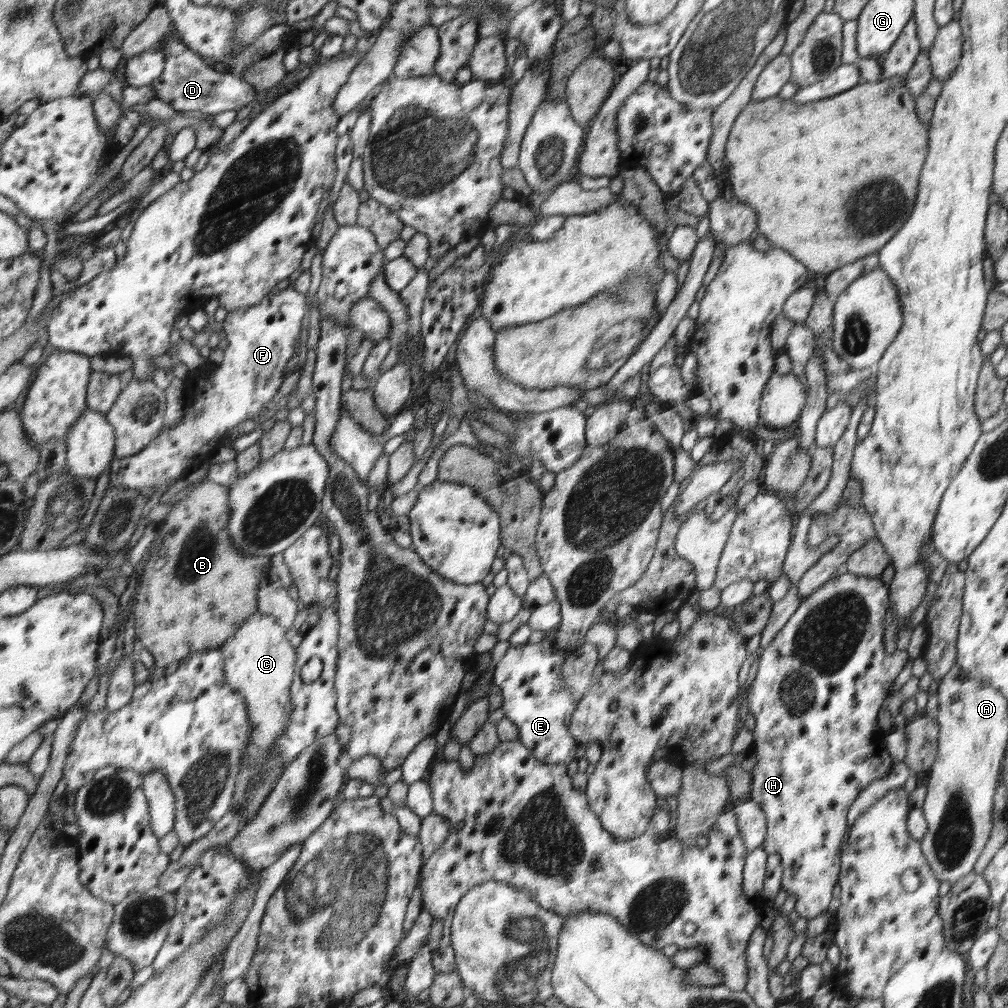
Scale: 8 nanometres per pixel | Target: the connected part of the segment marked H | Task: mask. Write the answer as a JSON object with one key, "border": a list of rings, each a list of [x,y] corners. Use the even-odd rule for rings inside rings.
{"border":[[[842,571],[840,577],[831,579],[819,590],[812,592],[812,595],[804,598],[800,606],[796,608],[796,612],[790,616],[790,620],[782,626],[782,630],[776,634],[768,647],[764,648],[756,677],[747,692],[749,713],[756,721],[756,728],[749,733],[752,737],[750,745],[752,751],[755,752],[755,758],[757,758],[755,760],[757,763],[751,770],[752,786],[749,799],[760,805],[766,815],[767,822],[767,831],[761,846],[768,855],[774,853],[780,855],[782,867],[784,867],[781,890],[786,890],[790,896],[795,896],[794,910],[798,912],[800,917],[808,920],[822,914],[832,900],[832,888],[838,882],[838,874],[841,871],[841,850],[838,850],[838,848],[842,844],[844,834],[850,831],[848,824],[846,824],[848,806],[871,782],[886,778],[892,772],[893,763],[887,757],[886,750],[880,748],[881,739],[877,738],[883,737],[880,728],[880,712],[884,712],[884,708],[888,708],[890,687],[910,658],[907,650],[897,650],[894,654],[886,652],[886,642],[883,640],[883,636],[884,631],[886,631],[887,612],[890,608],[888,596],[889,590],[882,580],[868,578],[868,576],[856,576],[847,571]]]}

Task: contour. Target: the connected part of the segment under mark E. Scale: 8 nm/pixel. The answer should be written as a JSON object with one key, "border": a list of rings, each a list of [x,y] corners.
{"border":[[[555,631],[538,644],[510,647],[498,662],[493,673],[493,684],[501,692],[505,718],[518,728],[518,740],[525,744],[538,760],[546,764],[570,764],[576,752],[576,740],[571,735],[571,724],[582,696],[573,696],[563,680],[562,666],[572,652],[556,649]]]}

